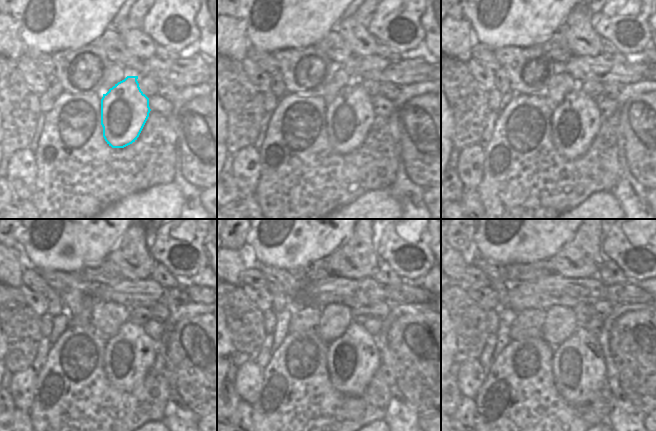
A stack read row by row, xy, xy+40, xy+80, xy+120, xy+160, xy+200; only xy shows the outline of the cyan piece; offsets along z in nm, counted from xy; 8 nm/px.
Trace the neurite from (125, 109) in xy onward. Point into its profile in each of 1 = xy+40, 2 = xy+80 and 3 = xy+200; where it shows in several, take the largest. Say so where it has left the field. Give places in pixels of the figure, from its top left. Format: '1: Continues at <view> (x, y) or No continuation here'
1: Continues at xy+40 (349, 116)
2: Continues at xy+80 (575, 123)
3: Continues at xy+200 (579, 376)

